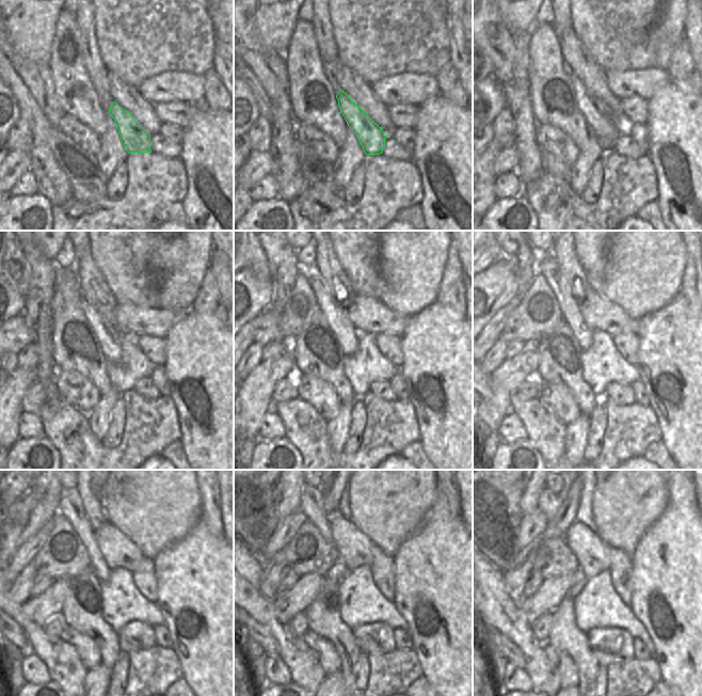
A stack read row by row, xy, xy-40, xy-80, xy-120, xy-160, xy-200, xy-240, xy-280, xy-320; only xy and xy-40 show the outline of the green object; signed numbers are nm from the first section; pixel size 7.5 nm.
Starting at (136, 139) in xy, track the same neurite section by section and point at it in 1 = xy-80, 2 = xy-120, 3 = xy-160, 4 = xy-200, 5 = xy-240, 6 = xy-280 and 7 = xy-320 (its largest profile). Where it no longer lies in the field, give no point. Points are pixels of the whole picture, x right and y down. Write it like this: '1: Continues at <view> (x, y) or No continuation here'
1: Continues at xy-80 (601, 125)
2: Continues at xy-120 (108, 336)
3: Continues at xy-160 (337, 317)
4: Continues at xy-200 (547, 266)
5: Continues at xy-240 (70, 505)
6: Continues at xy-280 (310, 499)
7: Continues at xy-320 (548, 502)

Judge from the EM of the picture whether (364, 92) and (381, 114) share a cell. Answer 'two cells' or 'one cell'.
one cell

